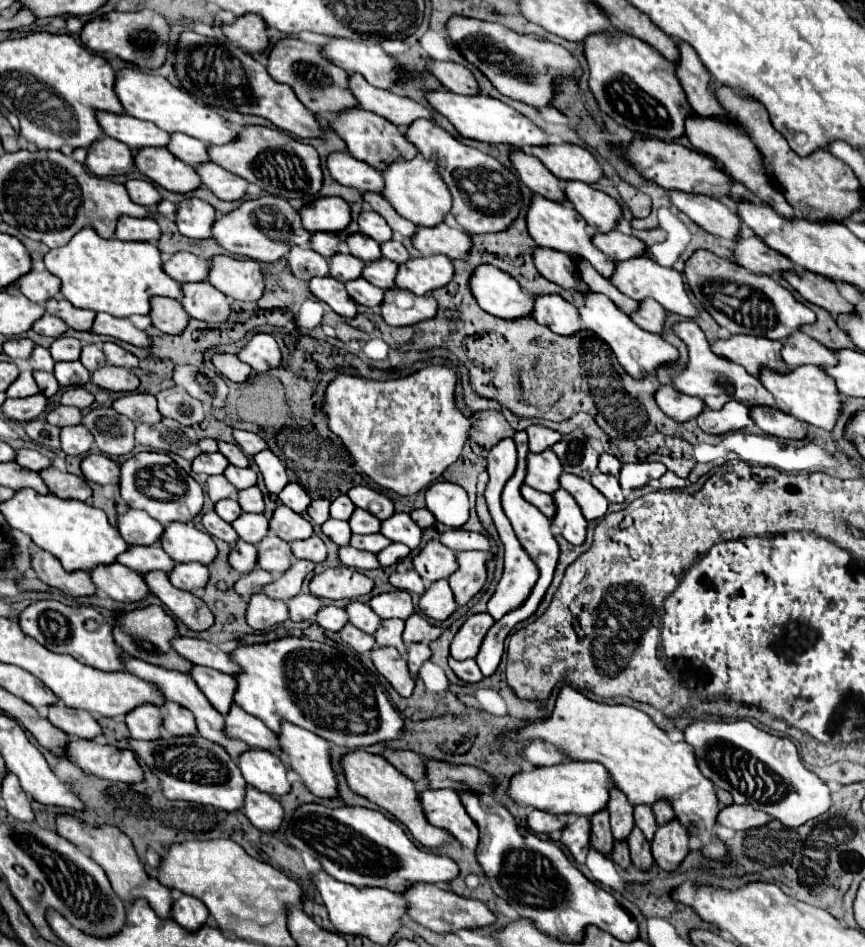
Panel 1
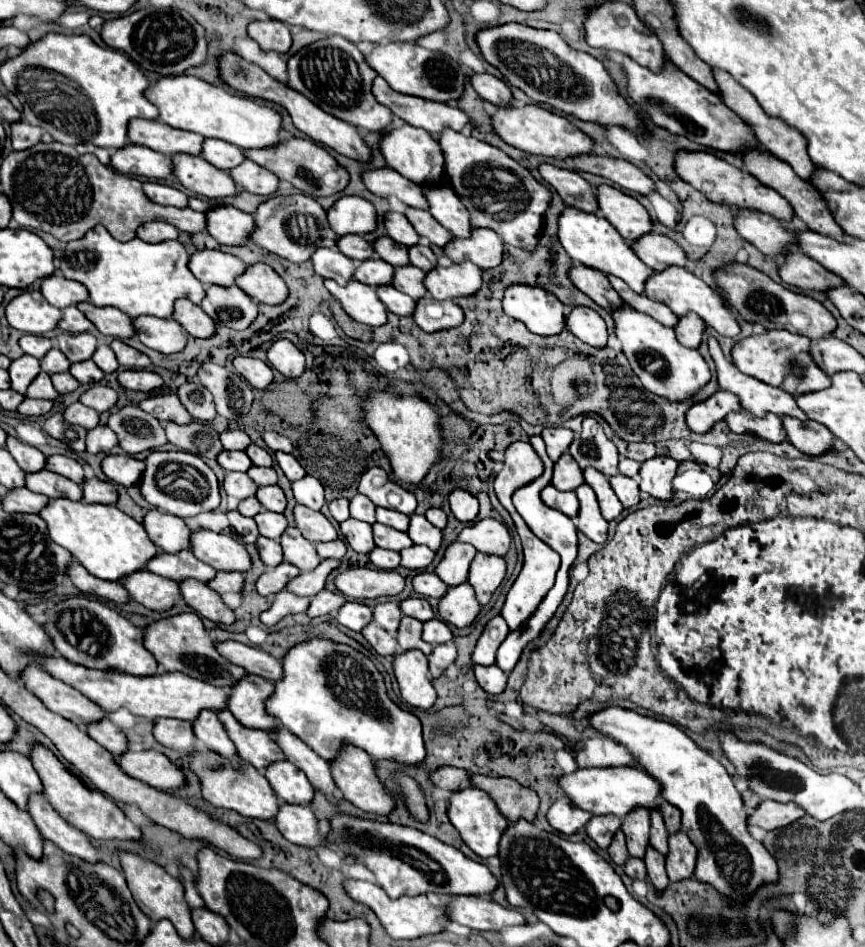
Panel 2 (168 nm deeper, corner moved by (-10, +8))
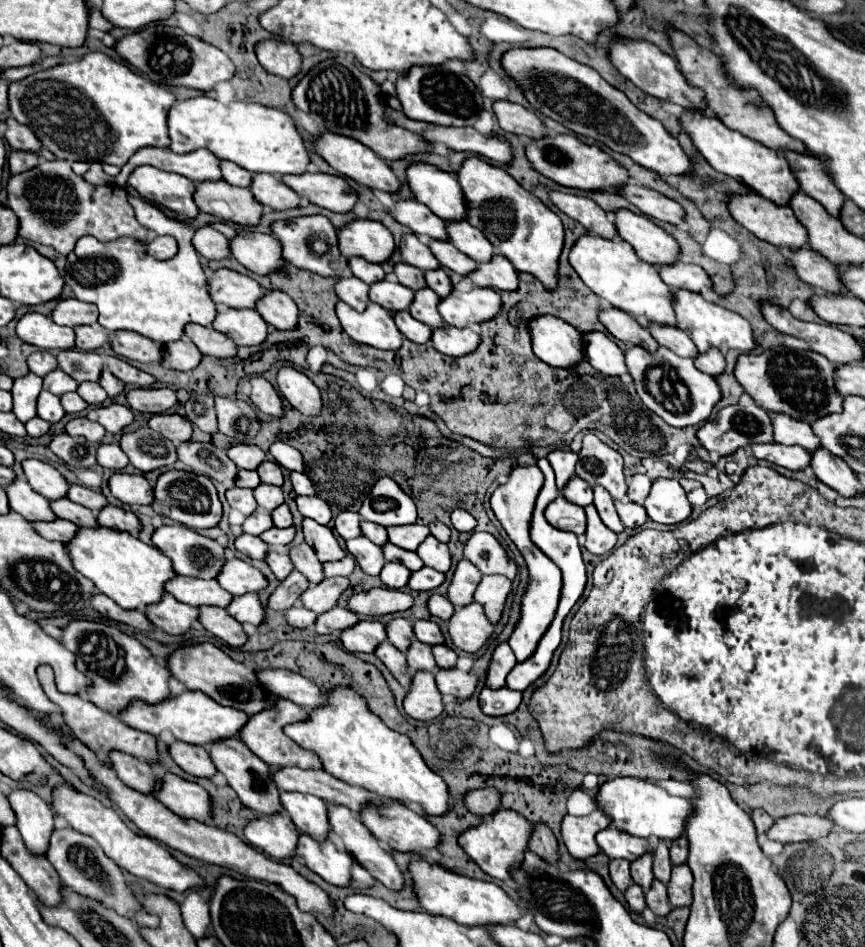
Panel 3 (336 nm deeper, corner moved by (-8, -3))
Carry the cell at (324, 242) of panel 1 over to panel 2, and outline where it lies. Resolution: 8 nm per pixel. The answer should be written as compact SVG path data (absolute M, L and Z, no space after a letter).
M345 235L345 237L339 237L337 241L337 249L355 259L355 261L365 261L365 259L373 259L375 257L375 251L371 249L371 245L361 237L361 235Z

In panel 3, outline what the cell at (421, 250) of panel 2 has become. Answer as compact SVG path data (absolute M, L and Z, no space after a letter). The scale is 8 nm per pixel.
M443 268L425 270L425 282L439 296L447 296L449 294L449 288L453 288L451 282L449 282L449 278L447 278L447 274L443 272Z

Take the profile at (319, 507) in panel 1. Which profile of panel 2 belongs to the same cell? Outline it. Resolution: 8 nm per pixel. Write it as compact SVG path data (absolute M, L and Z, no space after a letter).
M335 499L335 501L329 505L329 509L331 509L331 515L335 517L337 523L347 521L347 519L351 517L351 513L349 513L349 501L347 501L347 499Z

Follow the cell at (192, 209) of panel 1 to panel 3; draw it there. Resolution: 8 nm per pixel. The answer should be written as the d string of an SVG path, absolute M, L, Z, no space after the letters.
M237 232L229 240L231 256L255 274L269 274L283 266L281 244L271 234L261 232Z

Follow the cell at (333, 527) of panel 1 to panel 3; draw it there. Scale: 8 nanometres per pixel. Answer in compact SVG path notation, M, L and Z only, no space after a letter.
M357 536L357 538L351 538L347 540L347 550L349 554L355 558L355 562L361 566L361 570L365 574L371 574L371 576L377 576L385 564L385 558L383 558L383 552L377 544L373 544L369 538L365 536Z

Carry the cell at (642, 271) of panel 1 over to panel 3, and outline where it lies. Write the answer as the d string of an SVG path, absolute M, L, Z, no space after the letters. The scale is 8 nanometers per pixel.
M673 290L671 292L671 304L675 310L677 326L689 334L689 338L695 342L699 352L705 352L709 346L715 346L719 350L735 348L741 352L749 352L755 348L751 326L737 312L727 310L725 306L719 306L715 302L707 302L701 294L691 292L691 290Z

